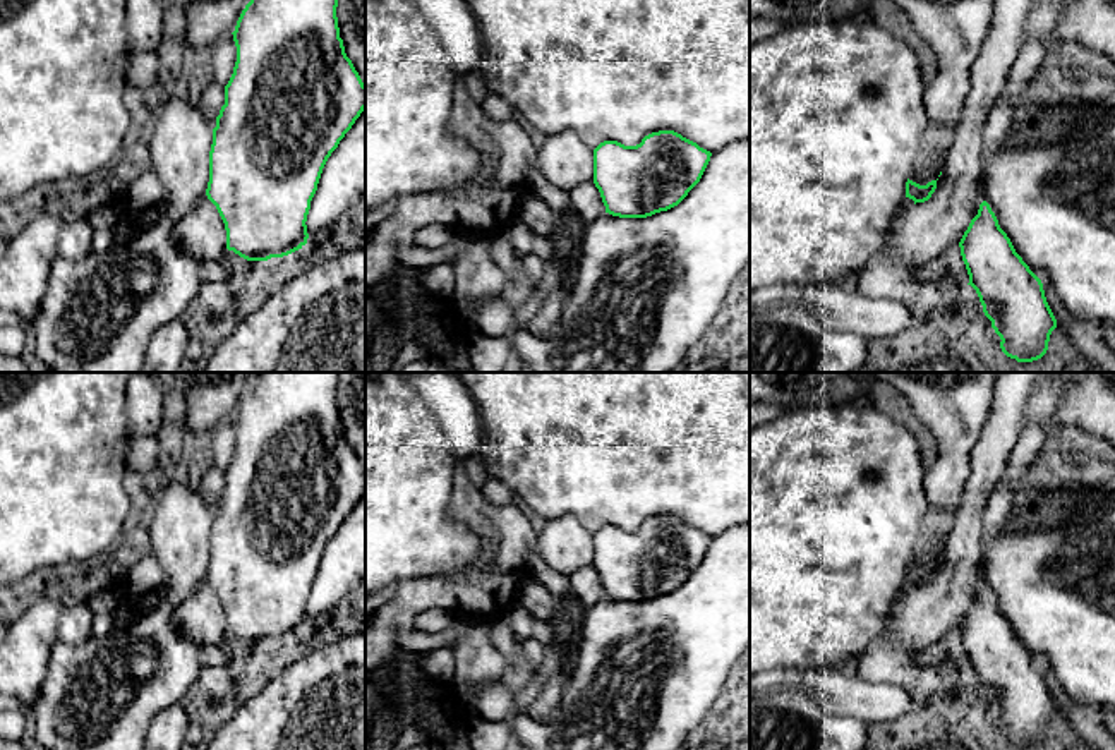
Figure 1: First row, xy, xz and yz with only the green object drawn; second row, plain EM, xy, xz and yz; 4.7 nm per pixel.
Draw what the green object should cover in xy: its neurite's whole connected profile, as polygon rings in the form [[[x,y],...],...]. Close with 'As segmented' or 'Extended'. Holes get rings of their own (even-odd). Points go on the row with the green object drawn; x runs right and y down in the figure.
[[[250,0],[233,34],[237,62],[225,86],[209,151],[208,199],[226,230],[226,249],[247,261],[283,257],[307,244],[307,215],[322,168],[365,110],[365,84],[340,38],[338,0]]]. As segmented

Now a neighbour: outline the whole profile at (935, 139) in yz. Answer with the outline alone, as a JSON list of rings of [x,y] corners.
[[[928,120],[919,136],[919,144],[909,172],[909,180],[926,185],[937,180],[945,161],[945,154],[954,141],[954,129],[943,122]]]

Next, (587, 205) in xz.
[[[587,180],[570,192],[576,225],[587,225],[606,213],[600,192],[594,180]]]

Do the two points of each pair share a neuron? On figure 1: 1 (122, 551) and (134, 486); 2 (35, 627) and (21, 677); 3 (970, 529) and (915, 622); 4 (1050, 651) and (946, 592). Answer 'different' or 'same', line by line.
1: same
2: same
3: same
4: different

